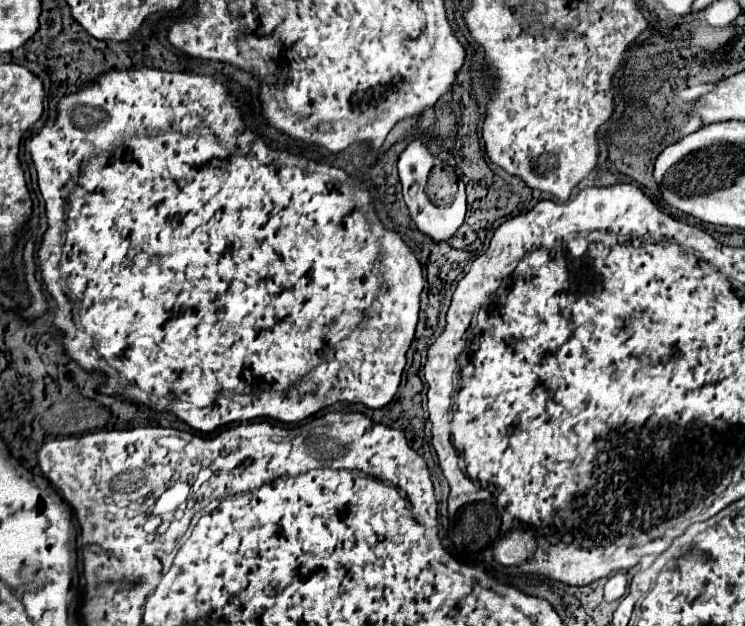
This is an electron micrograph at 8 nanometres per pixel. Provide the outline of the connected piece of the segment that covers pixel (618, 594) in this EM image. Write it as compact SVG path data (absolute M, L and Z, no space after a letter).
M616 572L614 576L610 576L610 580L606 582L604 586L604 600L606 602L612 602L612 600L618 600L626 594L626 576L622 572Z

